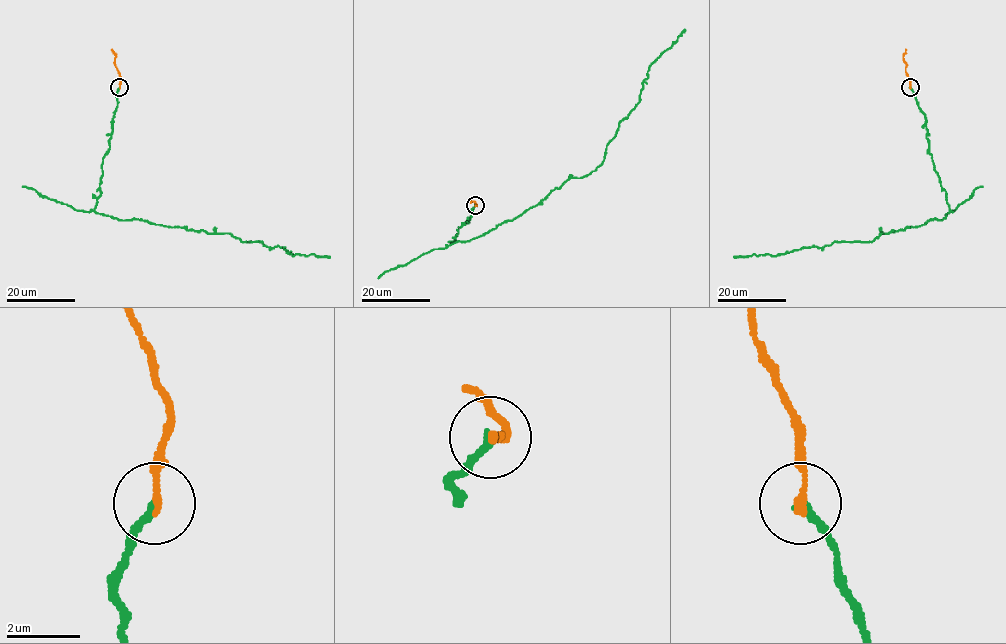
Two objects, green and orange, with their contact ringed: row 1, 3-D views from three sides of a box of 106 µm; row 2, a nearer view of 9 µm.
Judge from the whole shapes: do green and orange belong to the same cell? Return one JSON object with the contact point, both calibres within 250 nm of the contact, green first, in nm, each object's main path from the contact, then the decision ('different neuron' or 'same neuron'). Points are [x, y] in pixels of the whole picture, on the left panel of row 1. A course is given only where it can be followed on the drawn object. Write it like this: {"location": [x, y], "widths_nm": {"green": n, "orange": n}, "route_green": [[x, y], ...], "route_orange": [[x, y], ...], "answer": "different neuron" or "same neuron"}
{"location": [119, 87], "widths_nm": {"green": 240, "orange": 240}, "route_green": [[120, 87], [97, 212], [231, 234], [243, 241], [283, 247], [293, 256], [329, 257]], "route_orange": [[120, 87], [121, 79], [112, 49]], "answer": "same neuron"}

